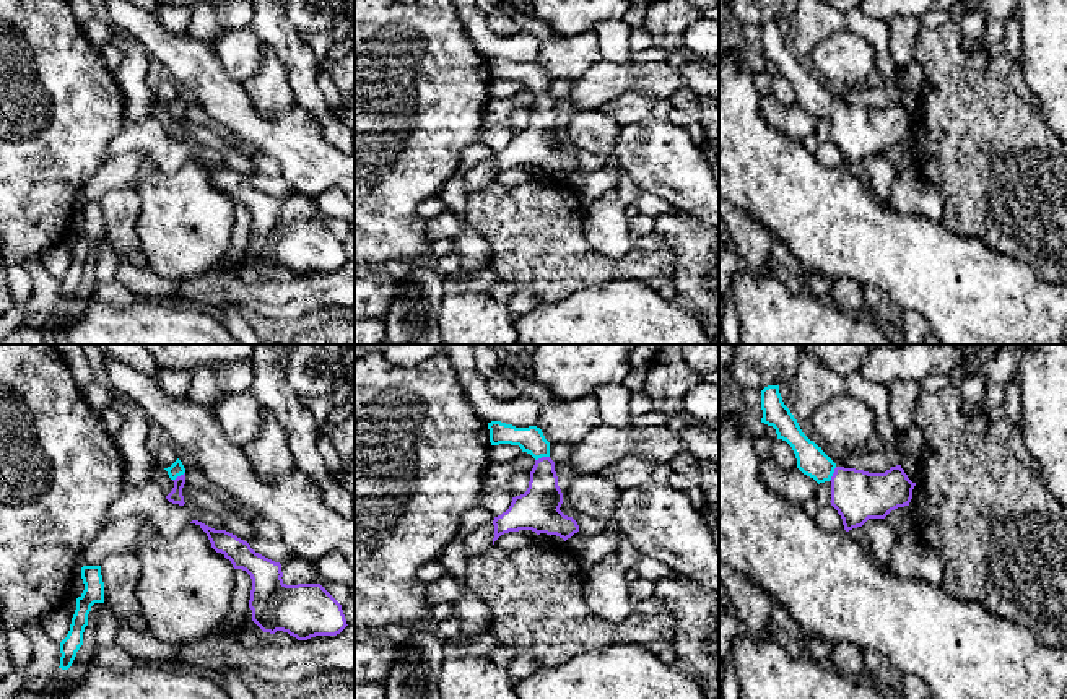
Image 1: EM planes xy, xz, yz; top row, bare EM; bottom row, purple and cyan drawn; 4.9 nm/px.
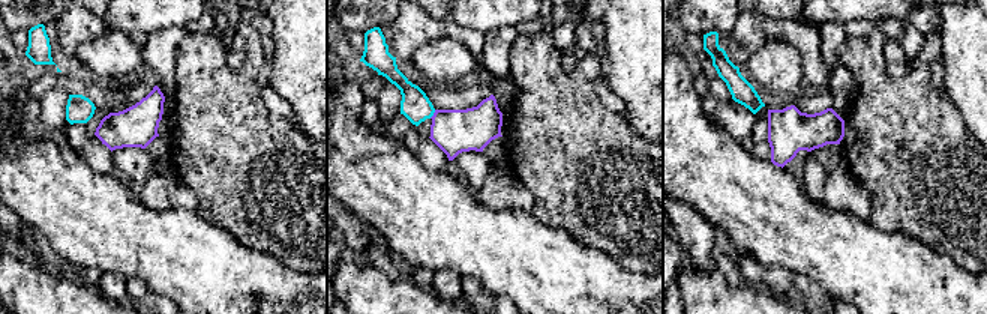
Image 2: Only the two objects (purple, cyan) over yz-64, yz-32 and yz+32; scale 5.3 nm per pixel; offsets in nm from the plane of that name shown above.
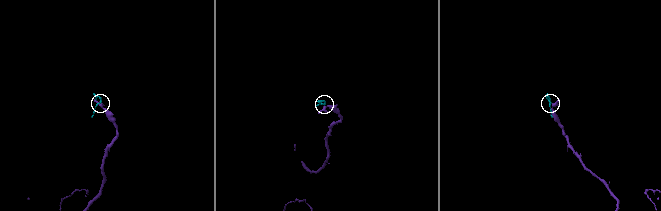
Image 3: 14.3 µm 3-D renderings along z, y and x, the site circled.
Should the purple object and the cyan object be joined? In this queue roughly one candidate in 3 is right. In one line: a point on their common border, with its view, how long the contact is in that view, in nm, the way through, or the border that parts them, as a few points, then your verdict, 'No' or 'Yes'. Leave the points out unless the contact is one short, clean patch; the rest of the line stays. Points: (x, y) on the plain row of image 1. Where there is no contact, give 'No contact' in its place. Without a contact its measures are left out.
Touches purple at xz (542, 93). Shared border 80 nm. Path across: xz (539, 143), (542, 137), (542, 93), (539, 83), (531, 75). Yes

